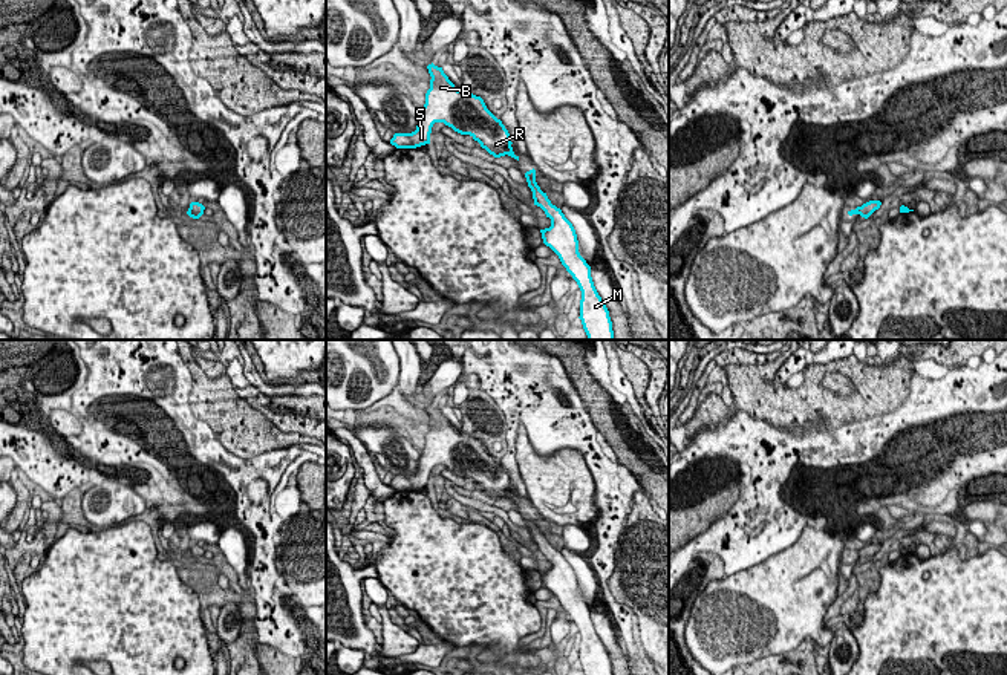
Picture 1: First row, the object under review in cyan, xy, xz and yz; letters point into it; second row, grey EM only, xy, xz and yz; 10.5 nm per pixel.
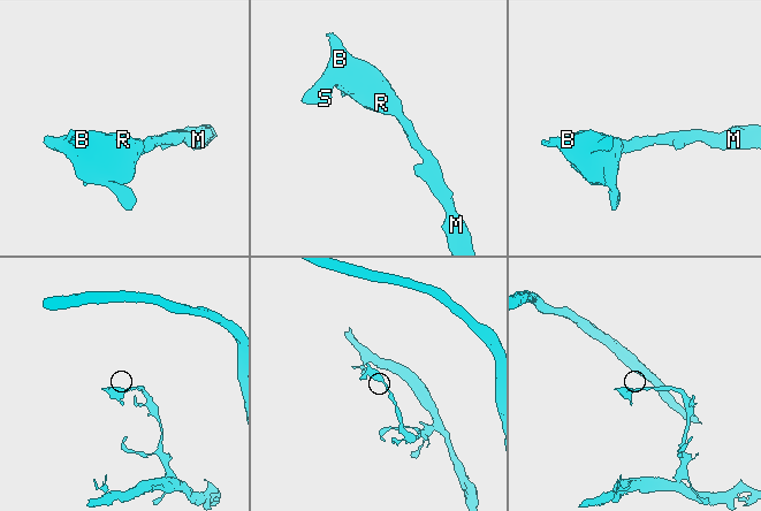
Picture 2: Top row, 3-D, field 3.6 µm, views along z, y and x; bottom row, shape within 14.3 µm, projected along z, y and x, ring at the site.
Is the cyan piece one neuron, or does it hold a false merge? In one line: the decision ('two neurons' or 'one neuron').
one neuron

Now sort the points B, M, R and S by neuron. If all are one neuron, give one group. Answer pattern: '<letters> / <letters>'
B M R S

